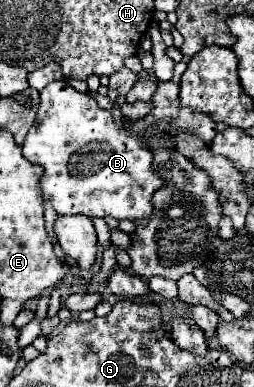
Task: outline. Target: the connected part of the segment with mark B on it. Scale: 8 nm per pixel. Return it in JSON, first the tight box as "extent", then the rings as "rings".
{"extent":[21,80,169,224],"rings":[[[63,80],[43,88],[37,120],[21,150],[25,158],[45,168],[39,186],[59,216],[111,216],[147,224],[153,216],[153,194],[169,184],[153,172],[151,148],[139,136],[117,128],[109,110],[99,108],[89,94],[73,90]]]}

